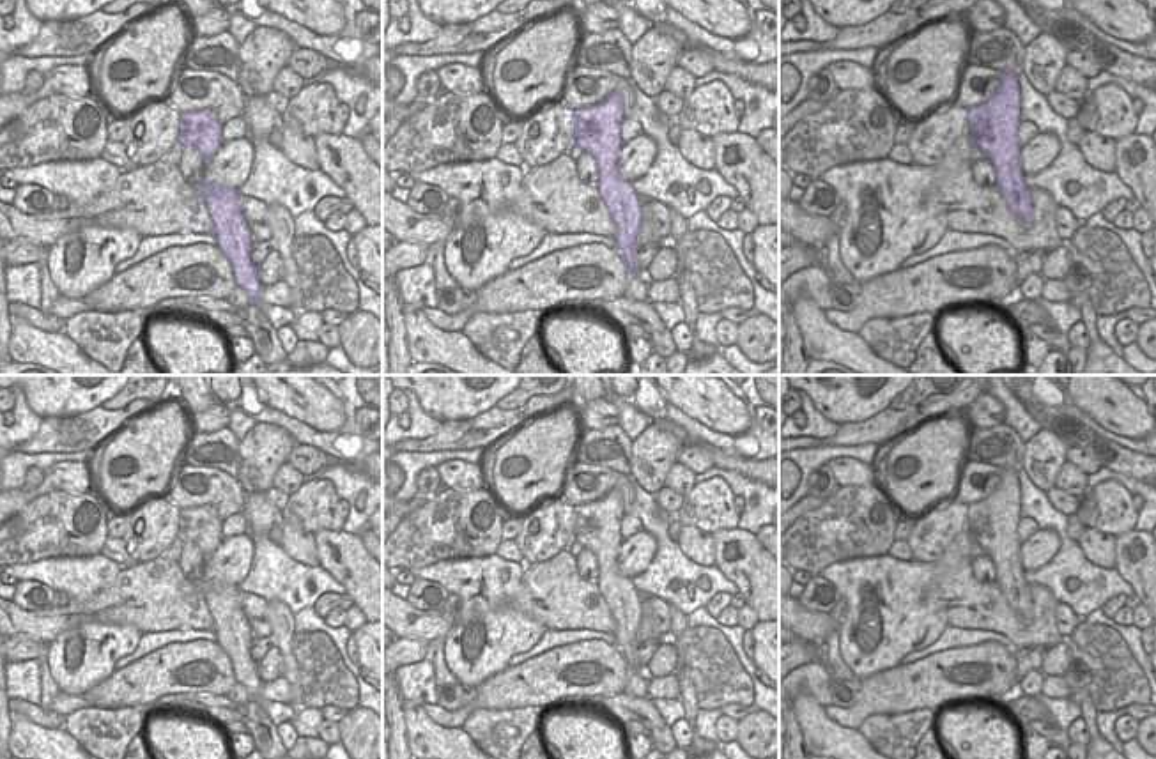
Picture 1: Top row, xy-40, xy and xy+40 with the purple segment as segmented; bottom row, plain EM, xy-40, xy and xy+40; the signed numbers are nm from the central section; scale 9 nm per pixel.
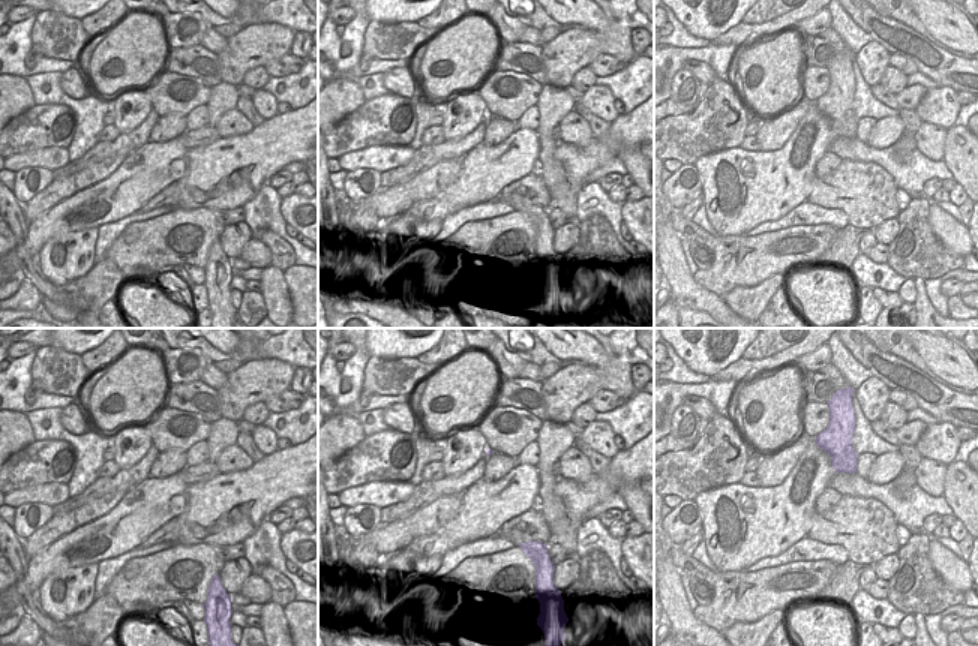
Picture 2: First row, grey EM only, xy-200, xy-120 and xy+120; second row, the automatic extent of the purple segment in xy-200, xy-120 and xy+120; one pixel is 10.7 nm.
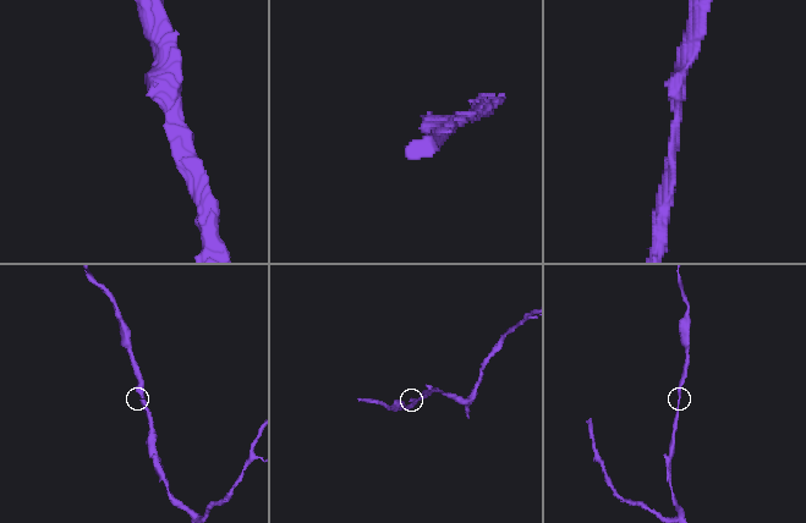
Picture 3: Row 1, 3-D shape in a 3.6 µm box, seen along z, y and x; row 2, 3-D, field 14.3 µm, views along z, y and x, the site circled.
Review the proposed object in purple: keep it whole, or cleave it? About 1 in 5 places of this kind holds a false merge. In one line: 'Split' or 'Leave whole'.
Leave whole

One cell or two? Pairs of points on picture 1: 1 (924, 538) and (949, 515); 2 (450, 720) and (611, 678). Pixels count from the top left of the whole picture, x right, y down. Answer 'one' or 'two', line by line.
1: one
2: one

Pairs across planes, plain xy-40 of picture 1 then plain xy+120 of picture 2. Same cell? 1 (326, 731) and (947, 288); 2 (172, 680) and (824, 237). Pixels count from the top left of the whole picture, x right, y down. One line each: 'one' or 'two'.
1: one
2: one

